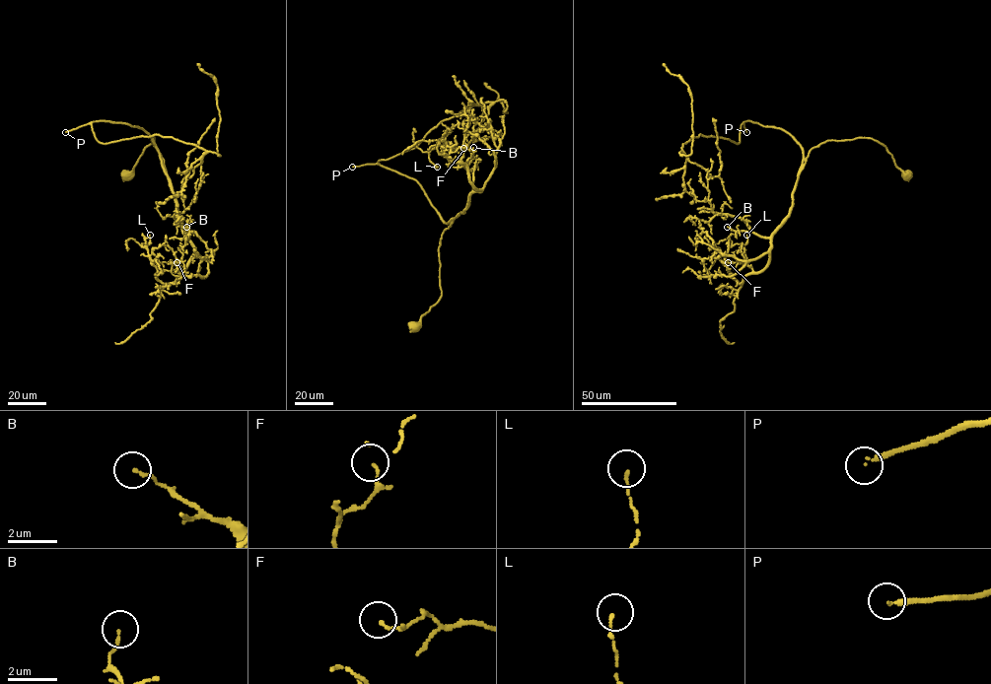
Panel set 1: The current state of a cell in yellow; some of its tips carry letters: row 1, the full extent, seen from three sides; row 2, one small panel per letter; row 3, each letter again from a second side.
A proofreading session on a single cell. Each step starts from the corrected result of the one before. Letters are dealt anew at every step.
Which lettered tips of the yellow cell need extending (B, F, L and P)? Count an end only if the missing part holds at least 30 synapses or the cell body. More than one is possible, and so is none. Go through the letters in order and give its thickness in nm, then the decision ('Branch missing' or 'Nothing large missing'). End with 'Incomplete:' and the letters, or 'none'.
B: Thickness 120 nm. Nothing large missing
F: Thickness 80 nm. Nothing large missing
L: Thickness 110 nm. Nothing large missing
P: Thickness 120 nm. Branch missing
Incomplete: P

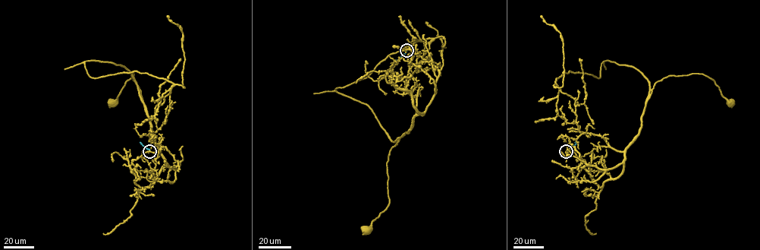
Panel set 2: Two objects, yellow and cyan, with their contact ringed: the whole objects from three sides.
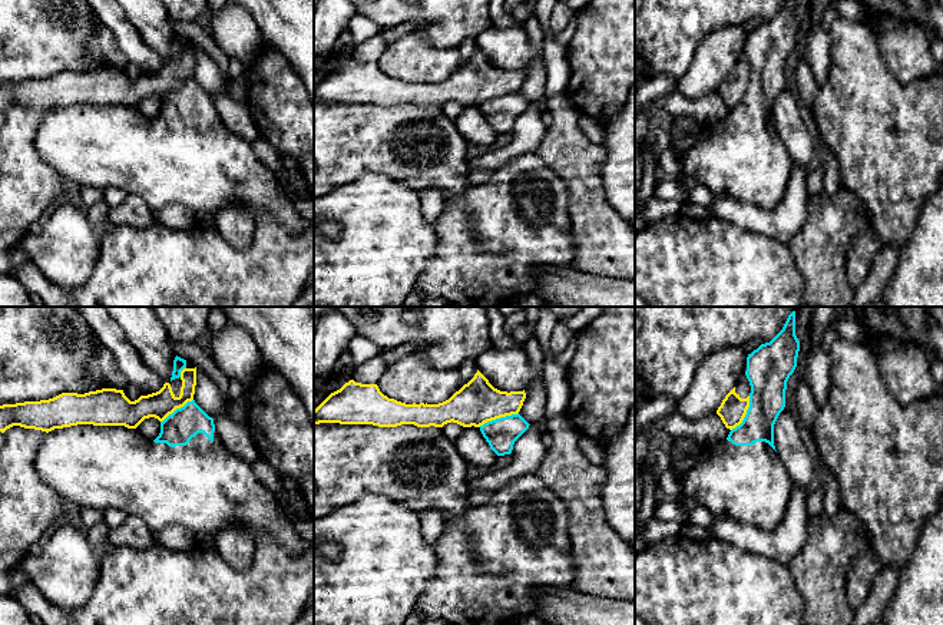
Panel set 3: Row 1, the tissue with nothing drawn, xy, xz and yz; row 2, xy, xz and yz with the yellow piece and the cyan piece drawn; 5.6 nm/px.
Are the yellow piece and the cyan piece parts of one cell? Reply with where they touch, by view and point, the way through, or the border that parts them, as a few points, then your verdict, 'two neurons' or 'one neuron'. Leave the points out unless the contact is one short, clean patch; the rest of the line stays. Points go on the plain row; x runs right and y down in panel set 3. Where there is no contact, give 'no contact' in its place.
contact xz (498, 96); border xz (518, 91), (487, 99), (479, 105); two neurons

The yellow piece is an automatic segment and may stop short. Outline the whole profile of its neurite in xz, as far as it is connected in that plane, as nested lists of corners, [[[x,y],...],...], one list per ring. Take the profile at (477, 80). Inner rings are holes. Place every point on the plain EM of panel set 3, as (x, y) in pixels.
[[[479,49],[467,63],[439,83],[406,83],[384,75],[377,63],[350,59],[314,89],[314,103],[443,106],[453,100],[463,106],[480,106],[487,100],[517,93],[525,77],[525,69],[507,72],[494,67]]]

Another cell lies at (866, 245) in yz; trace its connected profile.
[[[874,228],[863,231],[853,241],[847,255],[847,278],[854,290],[864,282],[871,262],[881,247],[883,241]]]

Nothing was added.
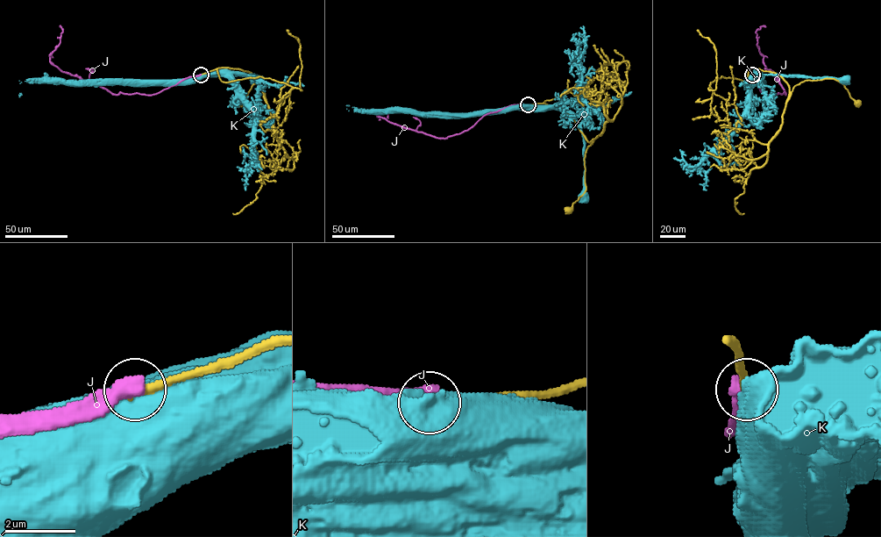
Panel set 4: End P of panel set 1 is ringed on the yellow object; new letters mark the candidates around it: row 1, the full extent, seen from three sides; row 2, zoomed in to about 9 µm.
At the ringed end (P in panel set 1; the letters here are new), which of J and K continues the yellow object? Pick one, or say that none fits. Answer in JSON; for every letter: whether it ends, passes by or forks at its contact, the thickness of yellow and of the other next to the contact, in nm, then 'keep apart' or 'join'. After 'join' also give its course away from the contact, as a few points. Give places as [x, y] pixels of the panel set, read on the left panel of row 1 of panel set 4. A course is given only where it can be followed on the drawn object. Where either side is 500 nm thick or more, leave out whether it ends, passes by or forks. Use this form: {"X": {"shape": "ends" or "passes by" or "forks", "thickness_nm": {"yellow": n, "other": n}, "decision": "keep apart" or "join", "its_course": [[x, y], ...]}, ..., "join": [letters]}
{"J": {"shape": "ends", "thickness_nm": {"yellow": 240, "other": 440}, "decision": "keep apart"}, "K": {"thickness_nm": {"yellow": 280, "other": 500}, "decision": "keep apart"}, "join": []}

